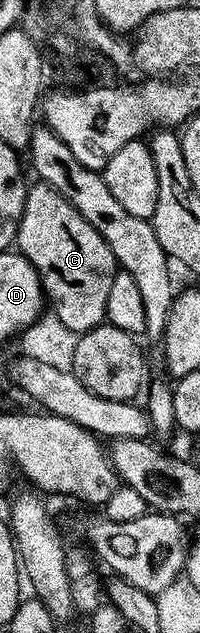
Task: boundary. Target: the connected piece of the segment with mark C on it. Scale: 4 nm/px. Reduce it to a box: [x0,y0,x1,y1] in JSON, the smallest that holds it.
[16,182,119,332]

